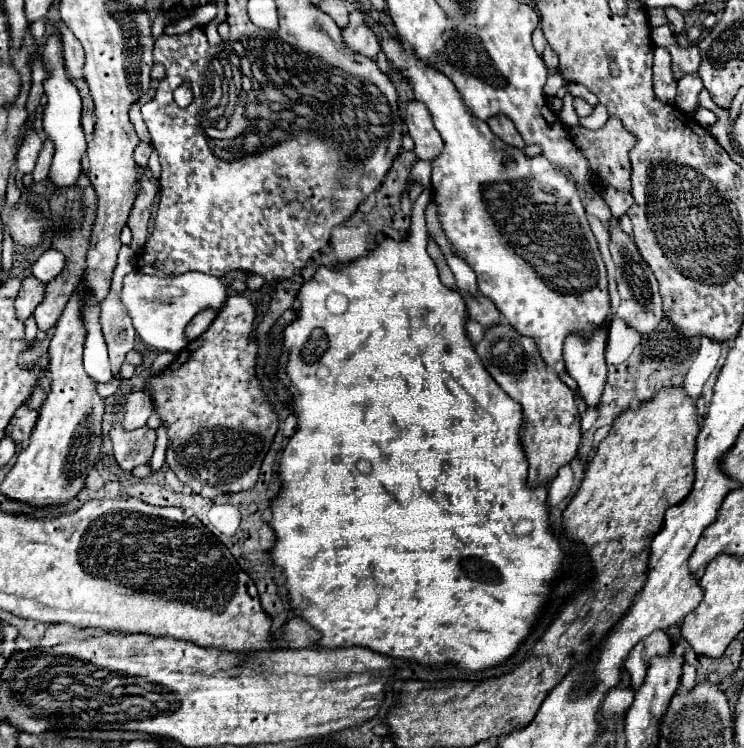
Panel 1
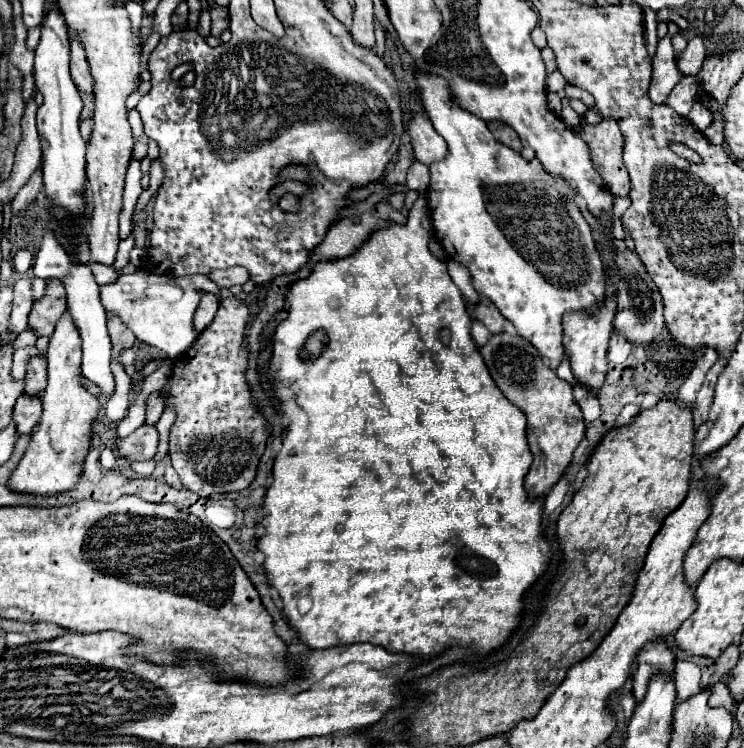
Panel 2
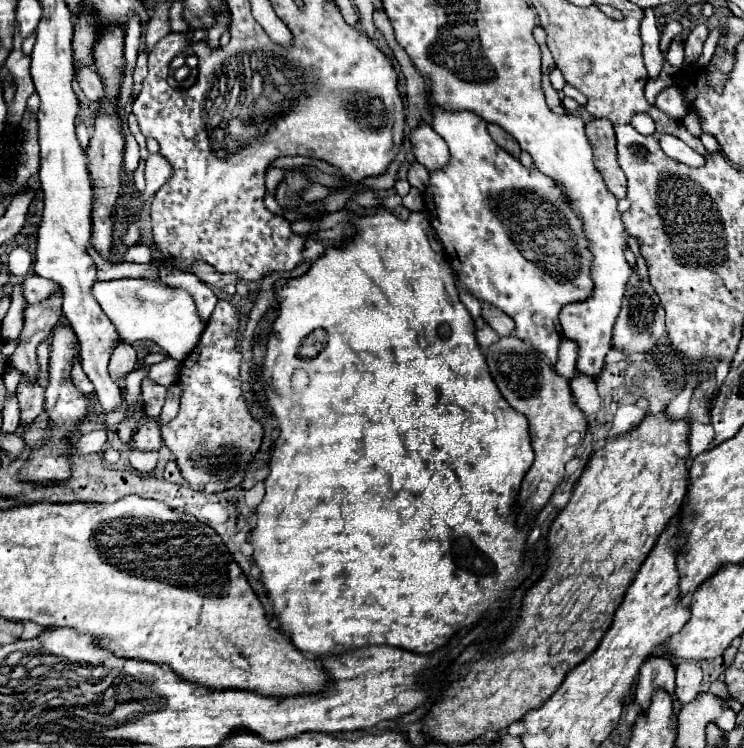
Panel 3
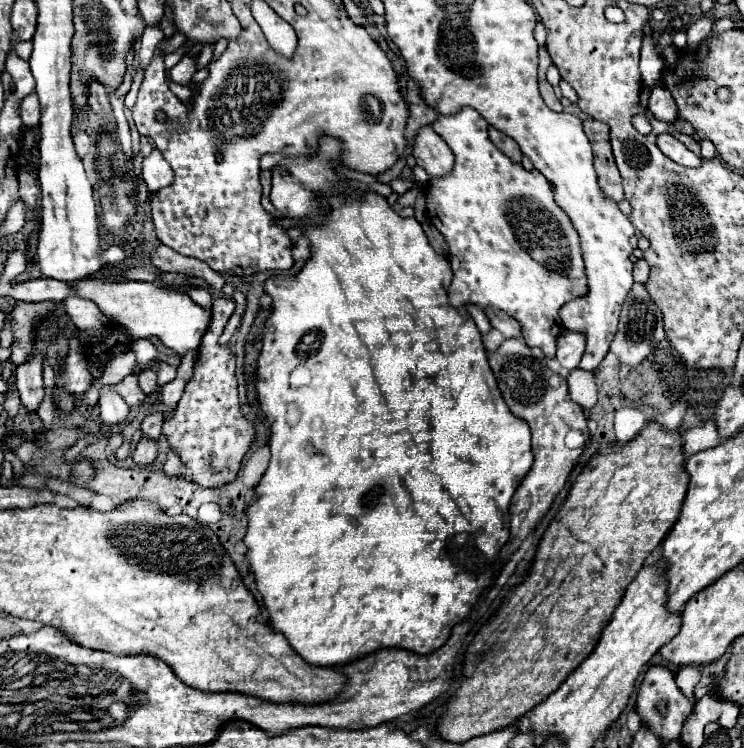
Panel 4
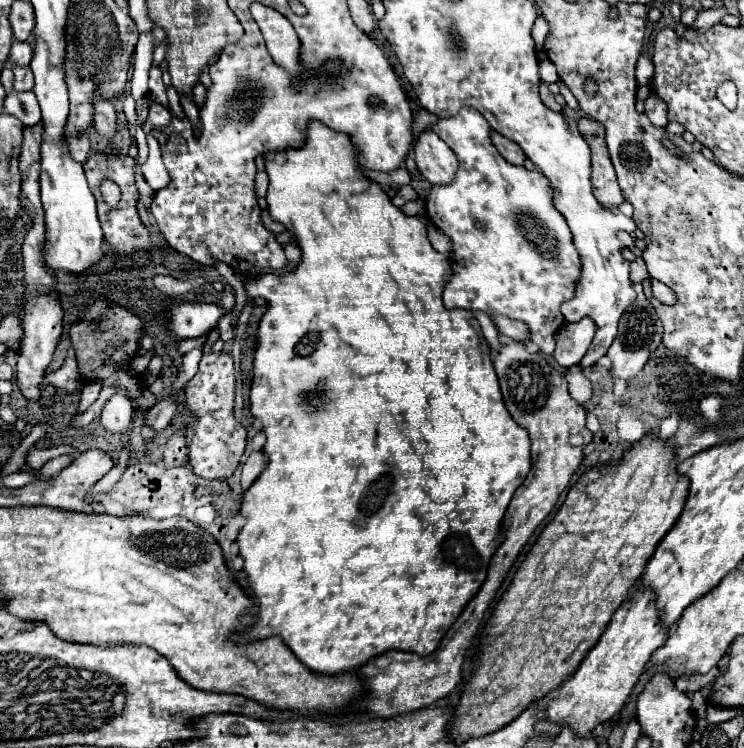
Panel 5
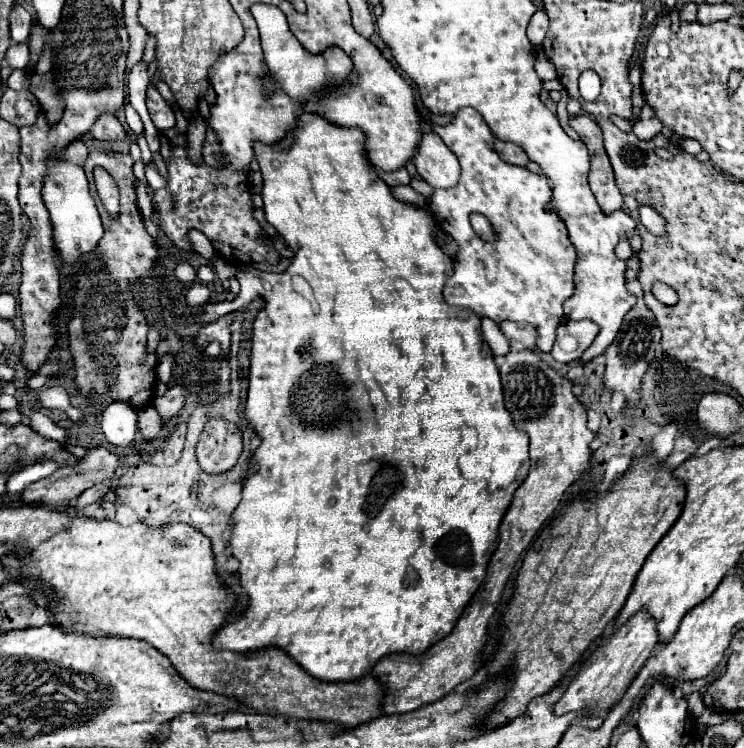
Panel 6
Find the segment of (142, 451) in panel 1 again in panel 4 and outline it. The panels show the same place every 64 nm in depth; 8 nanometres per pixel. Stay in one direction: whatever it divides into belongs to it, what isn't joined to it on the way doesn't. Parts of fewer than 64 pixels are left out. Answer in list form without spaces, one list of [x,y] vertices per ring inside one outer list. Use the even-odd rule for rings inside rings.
[[[152,412],[142,420],[142,432],[144,436],[150,436],[152,440],[158,440],[158,436],[162,434],[162,424],[166,422],[166,414],[164,412]]]

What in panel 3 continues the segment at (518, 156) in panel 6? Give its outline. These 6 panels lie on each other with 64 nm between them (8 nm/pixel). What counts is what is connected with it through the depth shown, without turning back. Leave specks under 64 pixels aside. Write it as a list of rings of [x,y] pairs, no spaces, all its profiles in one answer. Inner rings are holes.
[[[488,124],[488,132],[490,132],[492,140],[494,140],[500,148],[504,148],[504,150],[506,150],[508,154],[512,154],[514,158],[520,156],[520,146],[516,144],[516,140],[514,140],[512,136],[508,136],[508,132],[500,130],[496,124]]]

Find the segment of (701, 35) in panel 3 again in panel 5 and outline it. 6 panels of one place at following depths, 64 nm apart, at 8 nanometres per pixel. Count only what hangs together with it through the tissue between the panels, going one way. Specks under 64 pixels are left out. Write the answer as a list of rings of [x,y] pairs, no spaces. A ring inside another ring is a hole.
[[[702,8],[698,12],[698,18],[696,18],[692,28],[700,28],[704,32],[704,28],[710,28],[712,24],[718,24],[726,14],[728,14],[726,8]]]

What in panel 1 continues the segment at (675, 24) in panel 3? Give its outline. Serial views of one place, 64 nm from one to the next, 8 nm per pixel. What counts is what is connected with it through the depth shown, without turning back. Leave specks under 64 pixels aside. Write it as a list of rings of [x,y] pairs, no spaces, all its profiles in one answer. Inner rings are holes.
[[[662,46],[654,48],[654,94],[668,104],[674,102],[676,78],[672,74],[672,58]]]

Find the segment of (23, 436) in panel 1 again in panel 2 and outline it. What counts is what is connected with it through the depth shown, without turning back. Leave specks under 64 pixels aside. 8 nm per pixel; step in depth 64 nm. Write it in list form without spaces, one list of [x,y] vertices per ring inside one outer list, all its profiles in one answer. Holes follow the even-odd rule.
[[[22,394],[16,400],[14,406],[14,422],[16,422],[16,430],[20,434],[30,434],[32,428],[38,424],[42,416],[42,400],[40,396],[30,396],[30,394]]]

